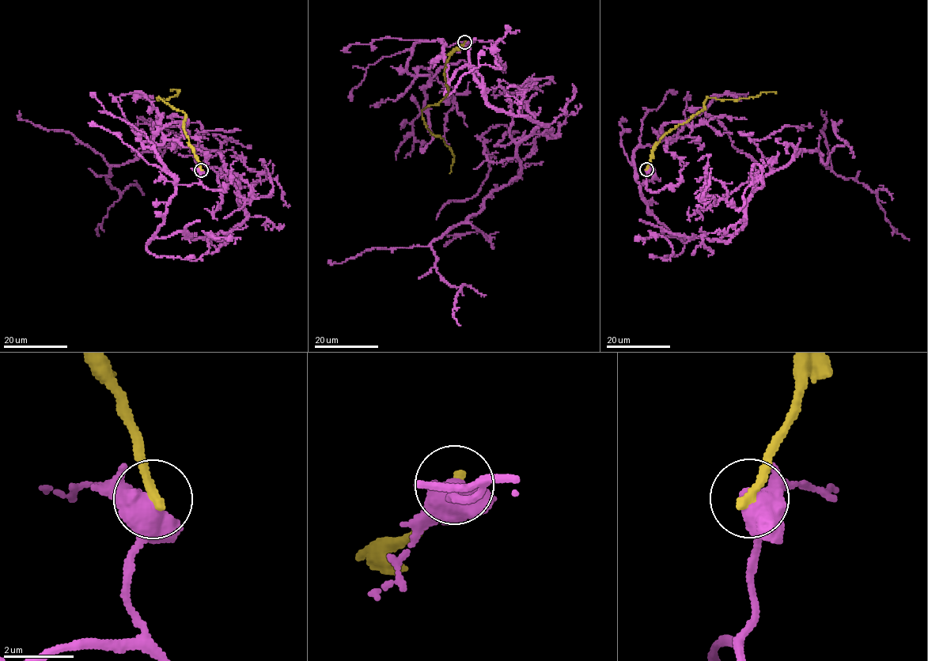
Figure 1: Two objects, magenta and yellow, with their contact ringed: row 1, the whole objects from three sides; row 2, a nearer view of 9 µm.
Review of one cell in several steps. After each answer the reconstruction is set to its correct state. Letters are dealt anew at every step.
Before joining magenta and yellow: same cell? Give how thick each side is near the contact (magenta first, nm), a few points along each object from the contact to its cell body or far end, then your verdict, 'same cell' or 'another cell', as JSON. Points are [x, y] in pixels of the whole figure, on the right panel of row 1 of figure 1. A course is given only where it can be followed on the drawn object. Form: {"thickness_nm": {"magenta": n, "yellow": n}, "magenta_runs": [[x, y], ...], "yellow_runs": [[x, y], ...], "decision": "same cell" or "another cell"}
{"thickness_nm": {"magenta": 500, "yellow": 320}, "magenta_runs": [[646, 169], [640, 192], [665, 237], [716, 239], [743, 224], [763, 176], [817, 149], [875, 193], [908, 239]], "yellow_runs": [[646, 169], [653, 149], [660, 138], [705, 107], [707, 97], [736, 101], [762, 92], [777, 93]], "decision": "another cell"}

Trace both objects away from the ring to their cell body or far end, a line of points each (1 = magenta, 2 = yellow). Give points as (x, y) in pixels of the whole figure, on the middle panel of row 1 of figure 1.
1: (464, 42), (444, 44), (446, 84), (467, 66), (489, 104), (546, 125), (430, 245), (460, 325)
2: (465, 42), (448, 59), (444, 75), (448, 93), (422, 111), (422, 116), (426, 126), (451, 151), (450, 174)

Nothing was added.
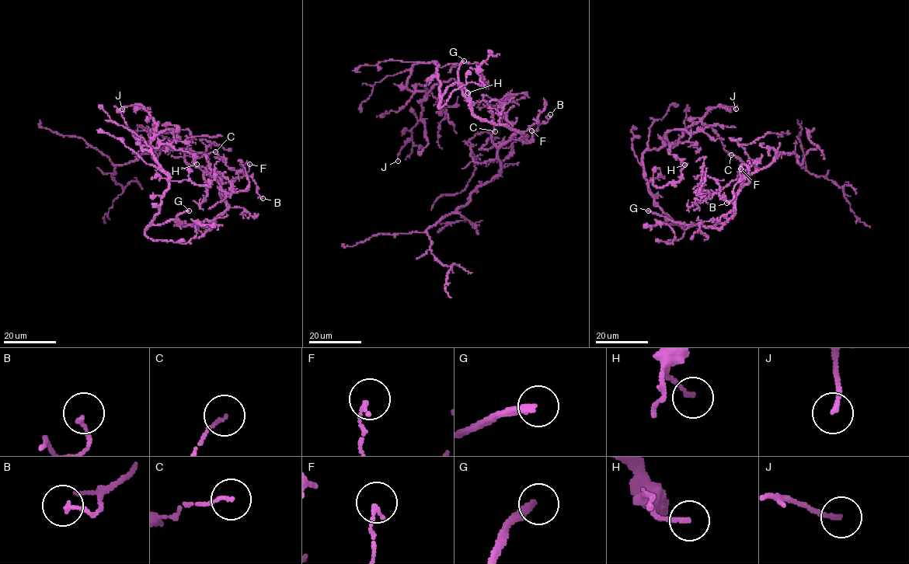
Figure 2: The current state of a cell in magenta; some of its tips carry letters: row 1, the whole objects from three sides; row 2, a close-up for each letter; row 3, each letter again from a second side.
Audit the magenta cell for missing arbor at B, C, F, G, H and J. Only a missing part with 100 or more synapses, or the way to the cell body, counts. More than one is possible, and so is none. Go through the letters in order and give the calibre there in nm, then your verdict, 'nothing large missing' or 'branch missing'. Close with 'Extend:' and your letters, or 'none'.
B: 140 nm thick; nothing large missing
C: 90 nm thick; nothing large missing
F: 150 nm thick; nothing large missing
G: 280 nm thick; branch missing
H: 140 nm thick; nothing large missing
J: 160 nm thick; nothing large missing
Extend: G

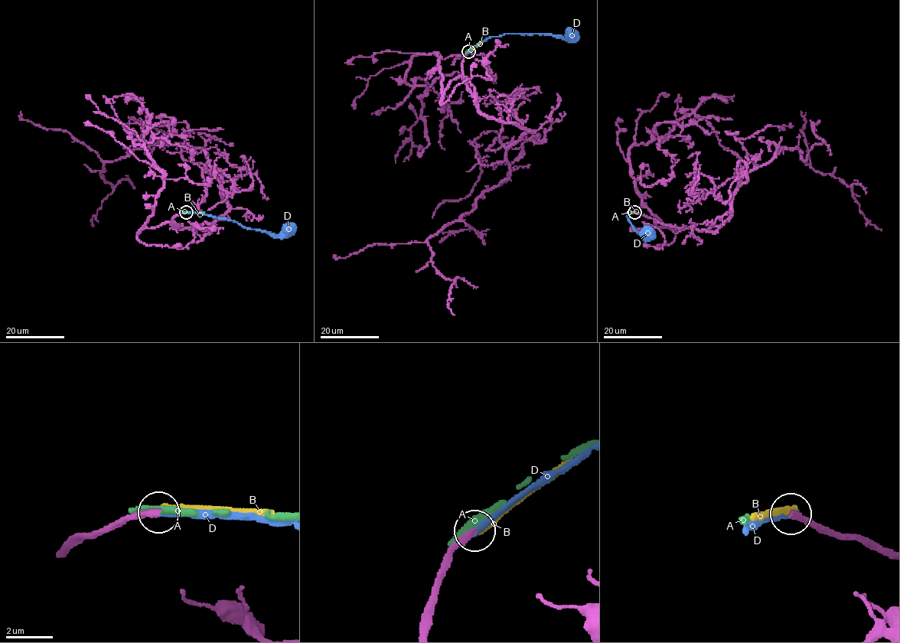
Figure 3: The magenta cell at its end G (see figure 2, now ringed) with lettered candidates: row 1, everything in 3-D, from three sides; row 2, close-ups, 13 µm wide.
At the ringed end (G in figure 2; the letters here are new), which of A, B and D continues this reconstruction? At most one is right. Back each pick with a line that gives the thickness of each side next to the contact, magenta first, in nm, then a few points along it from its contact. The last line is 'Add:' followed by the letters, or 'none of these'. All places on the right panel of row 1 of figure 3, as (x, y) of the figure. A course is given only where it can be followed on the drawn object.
D: Thickness 320 nm (magenta) against 280 nm. Its course: (635, 212), (627, 216), (634, 230), (648, 237), (648, 231)
Add: D

